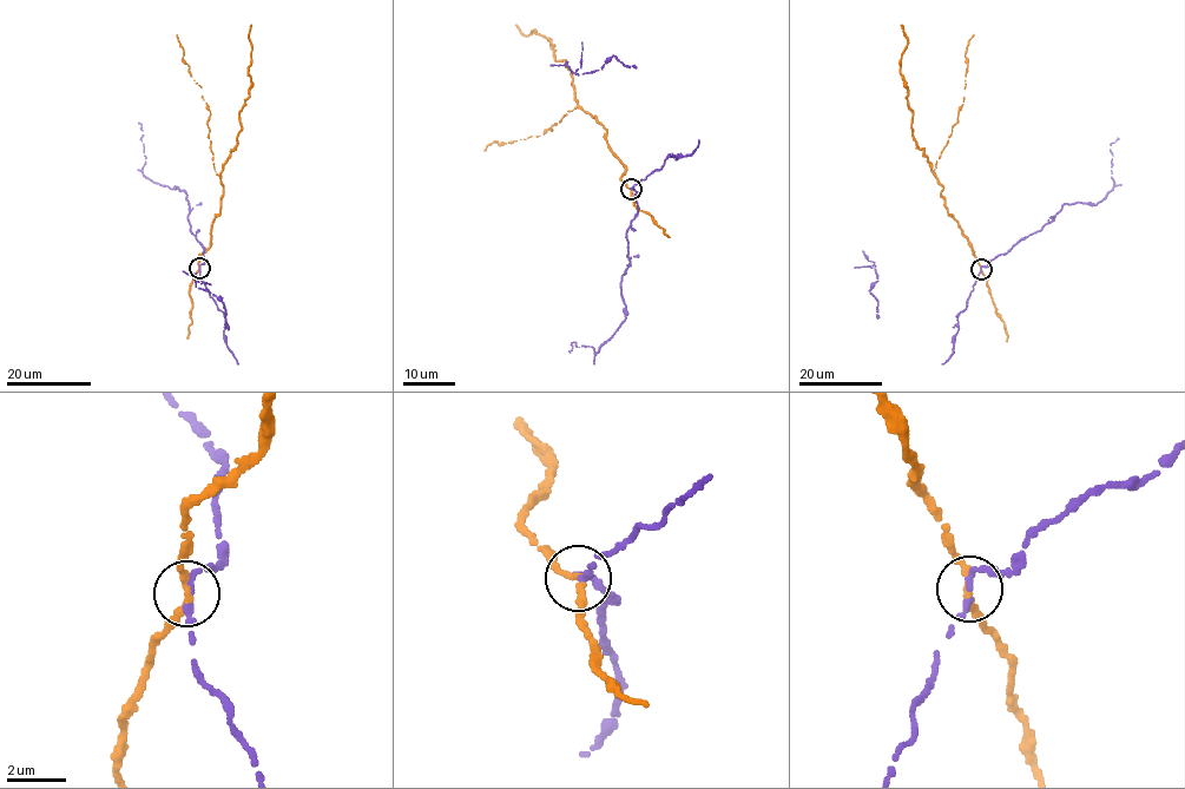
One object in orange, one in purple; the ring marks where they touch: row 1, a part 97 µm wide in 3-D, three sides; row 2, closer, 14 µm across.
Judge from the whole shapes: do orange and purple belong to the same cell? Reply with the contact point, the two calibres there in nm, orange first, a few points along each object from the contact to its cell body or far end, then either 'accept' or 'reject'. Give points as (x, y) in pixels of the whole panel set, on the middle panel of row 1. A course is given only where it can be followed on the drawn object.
(631, 189) | 240/200 nm | orange via (630, 189), (605, 129), (579, 107), (564, 60), (554, 60), (551, 41), (532, 30), (519, 32), (515, 24) | purple via (631, 189), (638, 204), (626, 232), (625, 322), (594, 354), (573, 341), (568, 352) | reject

